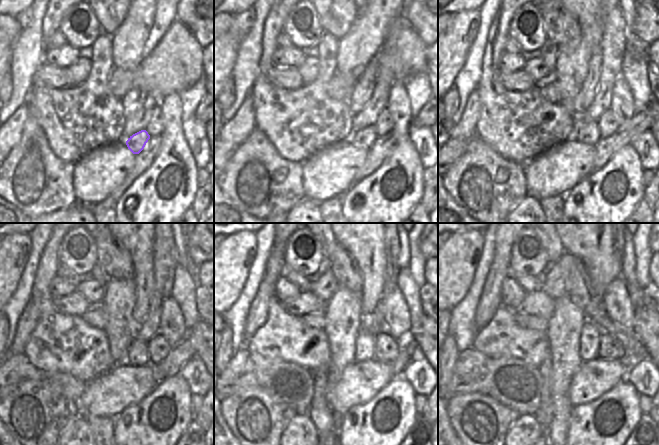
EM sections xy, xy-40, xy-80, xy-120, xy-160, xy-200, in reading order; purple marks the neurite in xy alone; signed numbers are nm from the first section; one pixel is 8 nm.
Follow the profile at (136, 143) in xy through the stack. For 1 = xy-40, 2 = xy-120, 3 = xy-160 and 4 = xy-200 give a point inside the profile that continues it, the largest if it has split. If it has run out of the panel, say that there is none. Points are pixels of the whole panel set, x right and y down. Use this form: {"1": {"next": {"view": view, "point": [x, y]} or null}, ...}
{"1": {"next": {"view": "xy-40", "point": [364, 138]}}, "2": {"next": {"view": "xy-120", "point": [138, 355]}}, "3": {"next": {"view": "xy-160", "point": [365, 340]}}, "4": {"next": {"view": "xy-200", "point": [590, 335]}}}

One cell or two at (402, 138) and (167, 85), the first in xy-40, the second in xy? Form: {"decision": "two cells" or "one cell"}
{"decision": "two cells"}

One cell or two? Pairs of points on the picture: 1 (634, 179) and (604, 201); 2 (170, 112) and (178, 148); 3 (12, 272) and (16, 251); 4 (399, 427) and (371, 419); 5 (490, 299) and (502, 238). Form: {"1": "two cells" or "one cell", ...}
{"1": "one cell", "2": "one cell", "3": "one cell", "4": "one cell", "5": "one cell"}

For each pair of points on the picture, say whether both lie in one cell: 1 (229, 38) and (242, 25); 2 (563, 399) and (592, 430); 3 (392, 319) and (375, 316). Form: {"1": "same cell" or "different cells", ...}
{"1": "same cell", "2": "different cells", "3": "different cells"}

